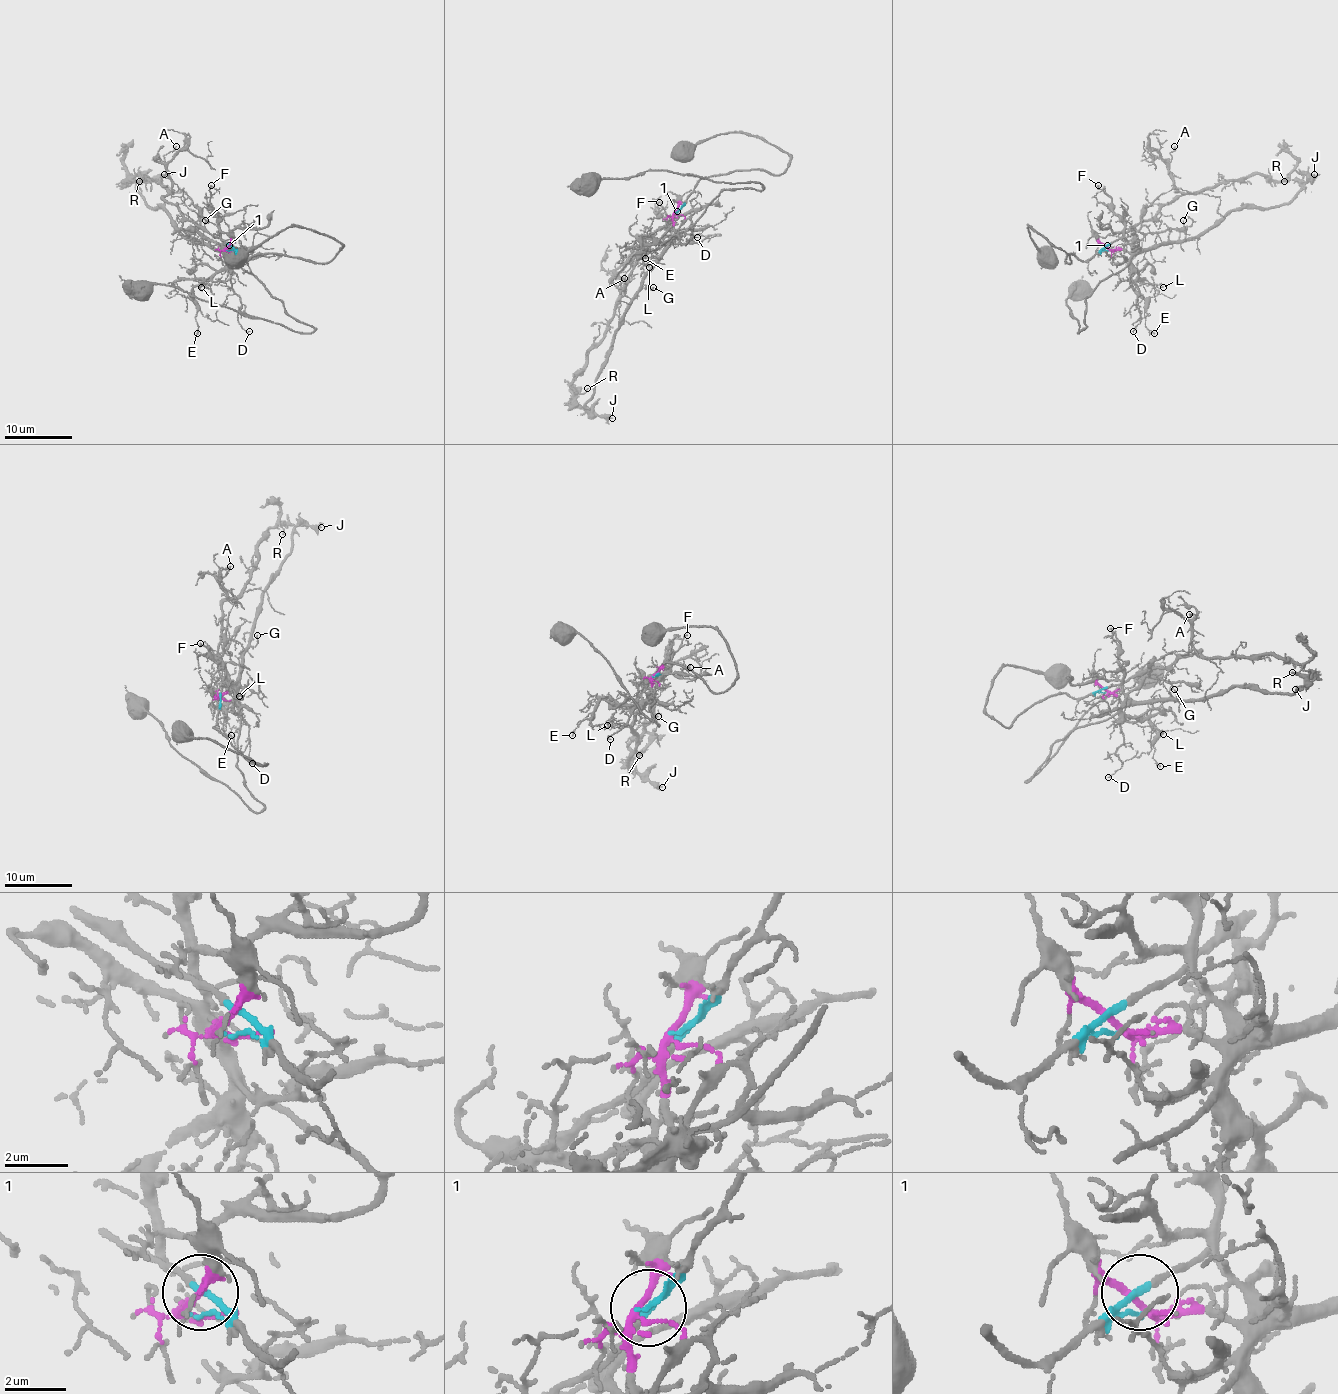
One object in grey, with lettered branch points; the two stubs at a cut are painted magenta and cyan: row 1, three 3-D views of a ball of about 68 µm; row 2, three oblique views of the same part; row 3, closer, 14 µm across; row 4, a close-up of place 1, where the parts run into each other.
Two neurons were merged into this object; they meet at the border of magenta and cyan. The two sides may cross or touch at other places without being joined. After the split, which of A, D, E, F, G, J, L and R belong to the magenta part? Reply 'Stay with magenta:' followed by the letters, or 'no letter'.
Stay with magenta: D, E, F, G, J, L

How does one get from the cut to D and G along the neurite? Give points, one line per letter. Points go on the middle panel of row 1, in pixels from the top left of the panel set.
D: (674, 211), (674, 230), (679, 240), (682, 243), (689, 240), (685, 245), (697, 237)
G: (674, 211), (674, 242), (645, 277), (643, 286), (653, 287)

